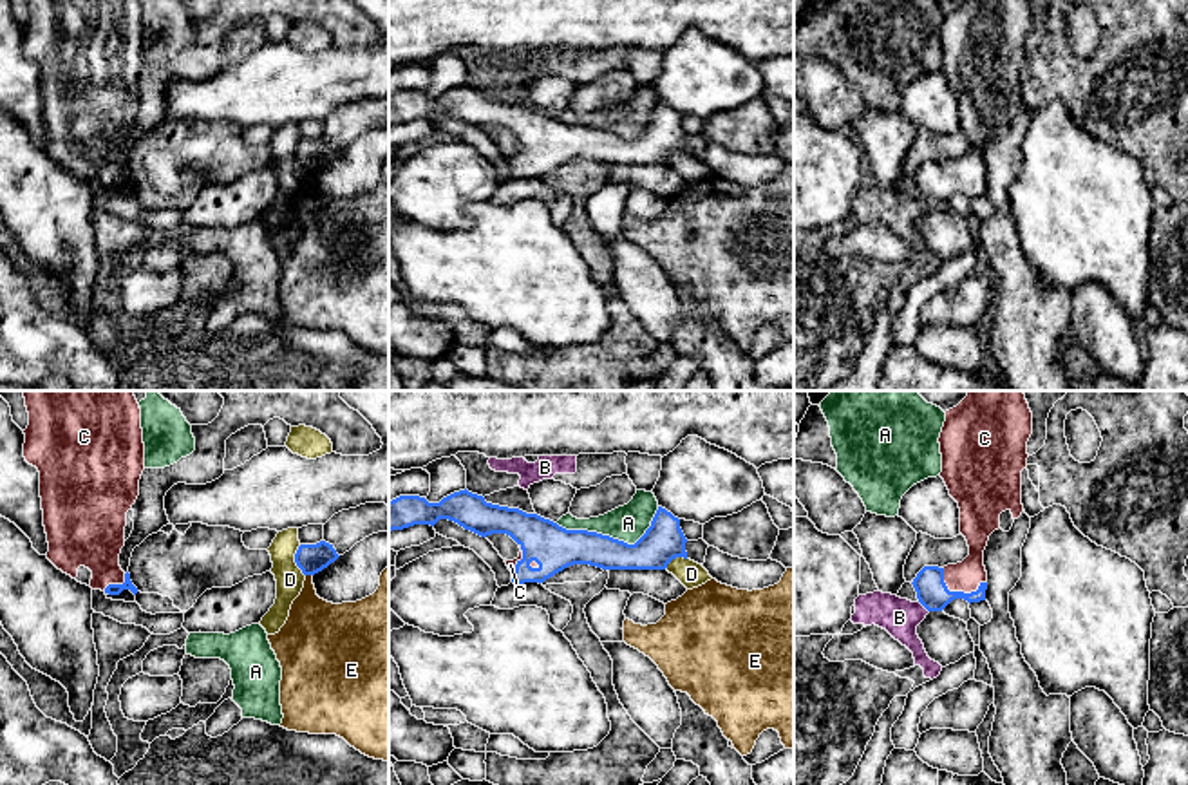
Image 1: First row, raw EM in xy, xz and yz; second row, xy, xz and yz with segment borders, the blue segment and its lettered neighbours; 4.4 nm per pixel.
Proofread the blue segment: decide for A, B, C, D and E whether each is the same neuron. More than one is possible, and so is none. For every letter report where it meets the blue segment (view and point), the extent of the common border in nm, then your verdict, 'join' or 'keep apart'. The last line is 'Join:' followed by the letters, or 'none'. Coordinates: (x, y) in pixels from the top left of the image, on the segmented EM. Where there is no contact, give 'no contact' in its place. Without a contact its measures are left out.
A: contact xz (612, 538); length 460 nm; keep apart
B: contact yz (923, 605); length 70 nm; keep apart
C: contact yz (957, 592); length 220 nm; join
D: contact xy (295, 561); length 150 nm; keep apart
E: contact xy (310, 574); length 30 nm; keep apart
Join: C

